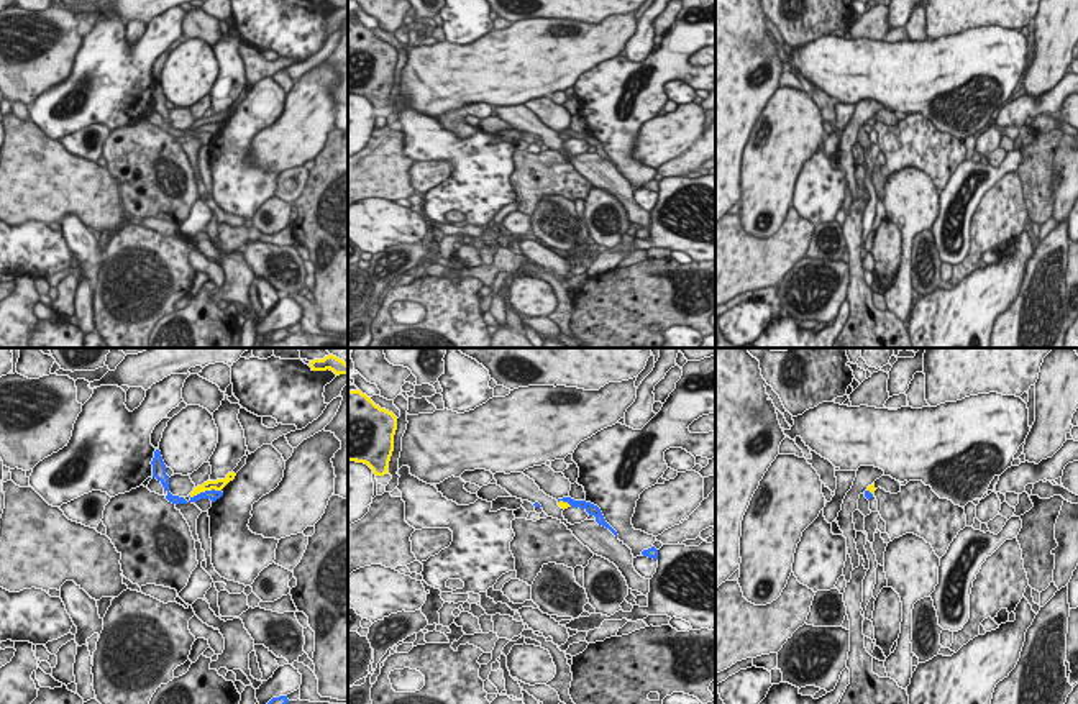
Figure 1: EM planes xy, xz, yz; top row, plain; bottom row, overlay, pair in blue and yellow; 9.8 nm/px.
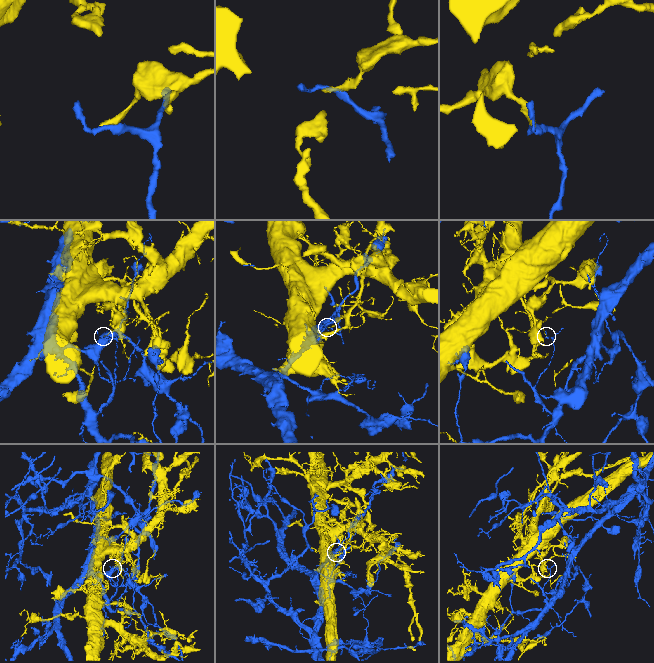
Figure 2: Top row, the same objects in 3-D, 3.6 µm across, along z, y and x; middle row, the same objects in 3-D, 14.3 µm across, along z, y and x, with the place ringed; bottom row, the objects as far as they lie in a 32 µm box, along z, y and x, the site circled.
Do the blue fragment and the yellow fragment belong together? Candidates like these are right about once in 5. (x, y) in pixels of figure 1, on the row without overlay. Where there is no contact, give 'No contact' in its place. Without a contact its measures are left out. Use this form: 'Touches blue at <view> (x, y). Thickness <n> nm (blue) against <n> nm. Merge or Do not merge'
Touches blue at xy (205, 123). Thickness 100 nm (blue) against 120 nm. Do not merge

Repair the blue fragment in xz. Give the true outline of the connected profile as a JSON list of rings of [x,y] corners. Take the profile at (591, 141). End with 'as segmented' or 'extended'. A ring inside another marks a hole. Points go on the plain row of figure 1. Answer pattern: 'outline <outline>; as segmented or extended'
outline [[[563,130],[563,131],[558,131],[558,135],[563,133],[563,135],[568,135],[571,139],[579,139],[579,141],[584,141],[589,148],[594,148],[596,149],[596,154],[605,161],[609,161],[615,169],[617,164],[605,154],[601,141],[591,135],[586,135],[586,133],[574,133],[571,130]]]; as segmented

